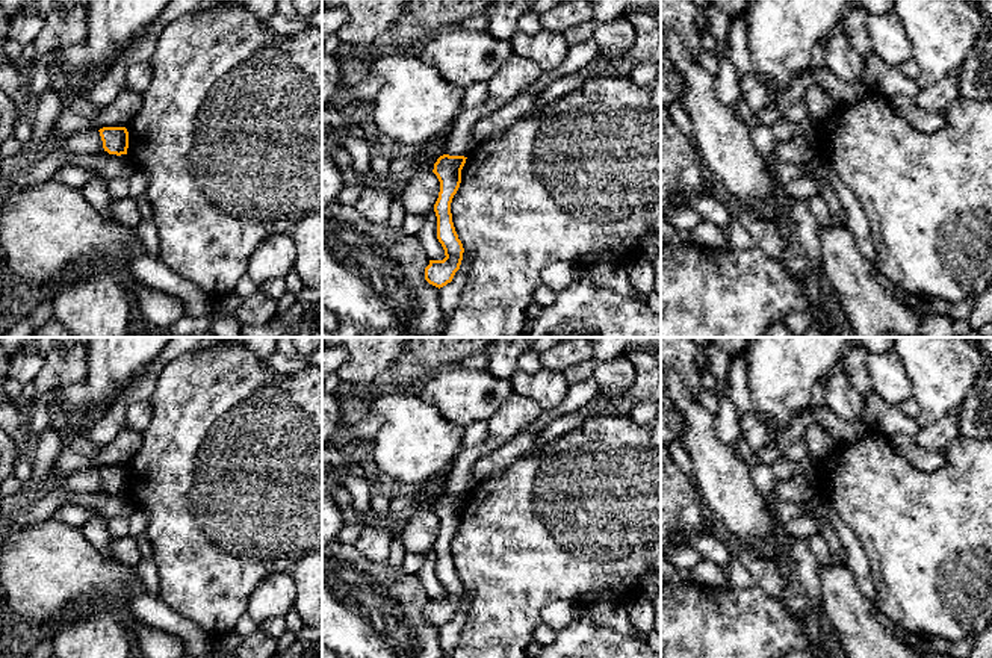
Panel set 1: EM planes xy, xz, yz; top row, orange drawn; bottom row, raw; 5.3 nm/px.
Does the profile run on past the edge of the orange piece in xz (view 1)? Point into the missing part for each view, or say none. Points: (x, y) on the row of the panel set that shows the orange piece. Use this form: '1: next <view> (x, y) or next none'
1: next none

